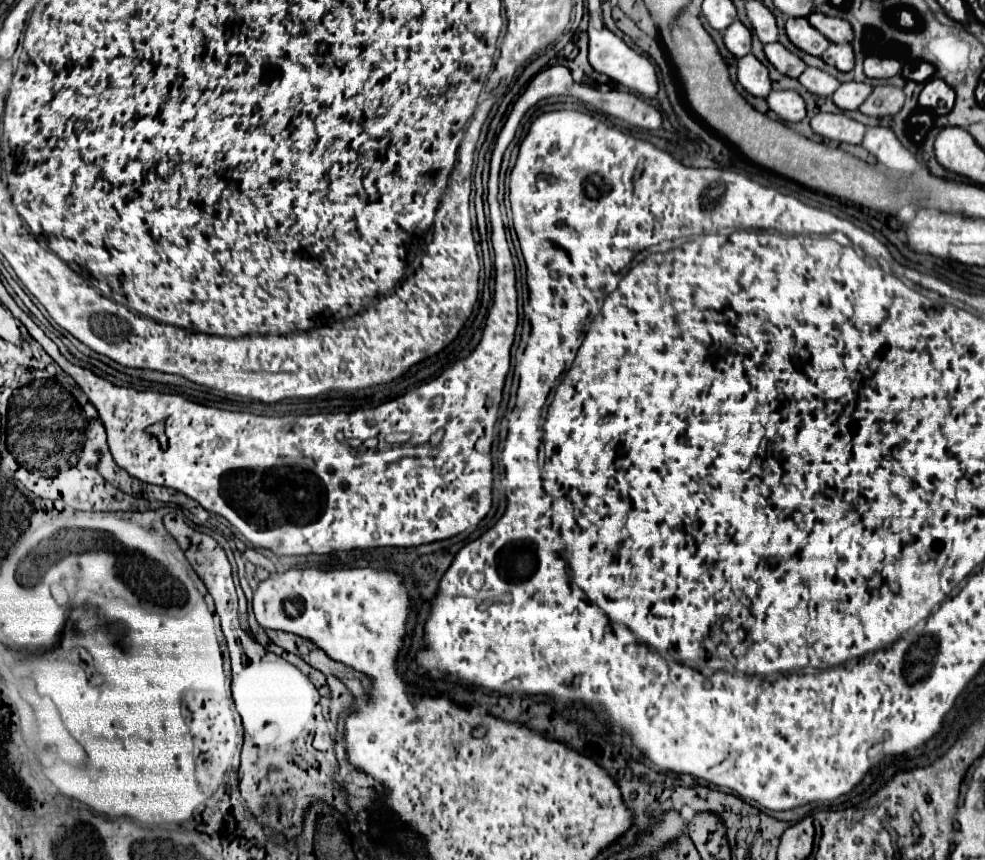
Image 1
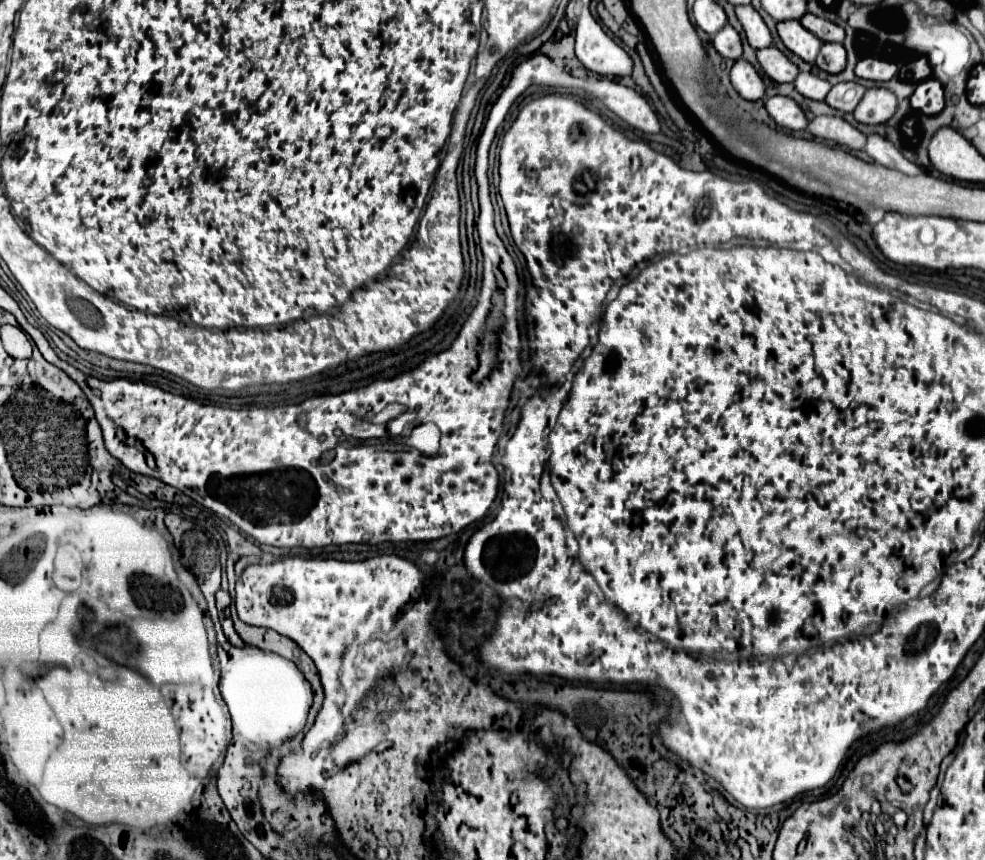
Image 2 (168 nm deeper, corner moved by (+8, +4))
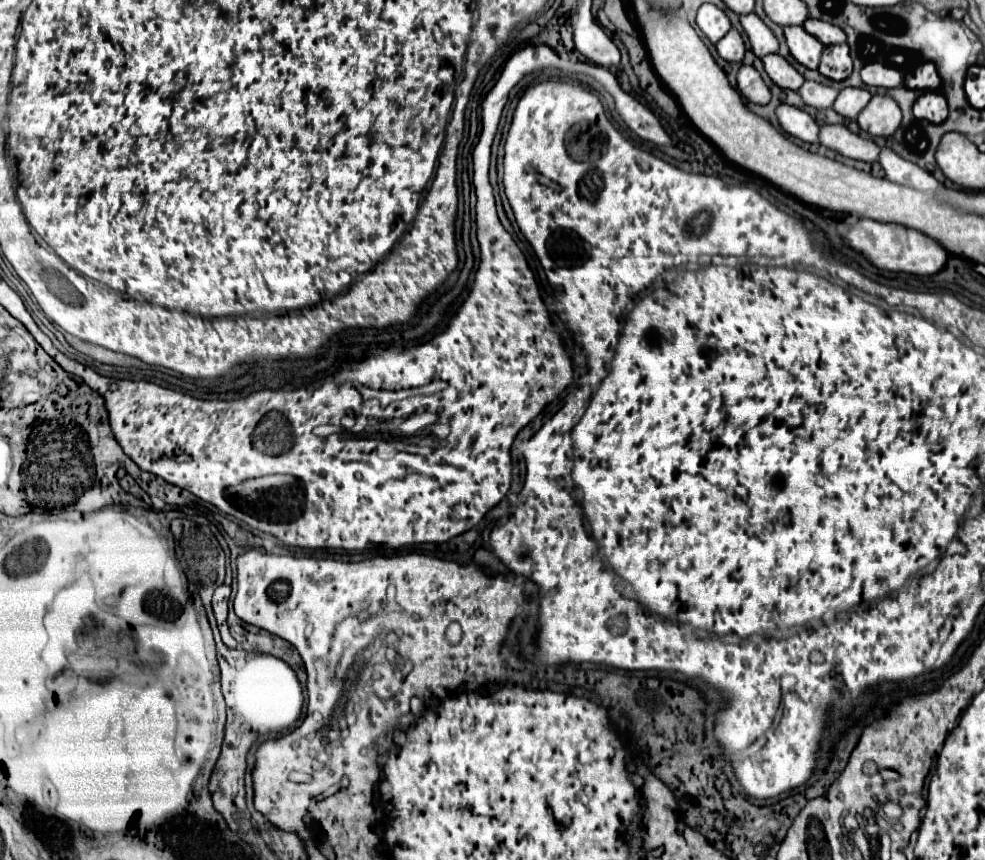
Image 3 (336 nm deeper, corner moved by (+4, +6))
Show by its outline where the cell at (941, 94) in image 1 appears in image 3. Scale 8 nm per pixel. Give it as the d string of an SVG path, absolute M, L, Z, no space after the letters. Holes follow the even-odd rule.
M934 91L922 93L916 99L916 103L914 103L914 117L930 121L934 125L946 121L946 117L948 117L948 103L946 103L944 95L934 93Z

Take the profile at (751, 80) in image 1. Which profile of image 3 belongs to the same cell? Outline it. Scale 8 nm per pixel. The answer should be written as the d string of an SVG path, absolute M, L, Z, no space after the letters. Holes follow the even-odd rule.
M748 65L740 67L738 89L748 101L752 101L756 105L768 105L768 101L770 101L770 89L764 85L760 73L754 67L748 67Z

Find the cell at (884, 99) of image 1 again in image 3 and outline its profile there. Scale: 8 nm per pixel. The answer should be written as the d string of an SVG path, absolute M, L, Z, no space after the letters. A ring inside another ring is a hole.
M874 95L856 121L860 129L872 137L890 137L900 127L902 113L892 97Z

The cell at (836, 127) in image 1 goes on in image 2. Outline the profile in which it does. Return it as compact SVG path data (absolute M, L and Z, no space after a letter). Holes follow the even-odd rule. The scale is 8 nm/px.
M828 115L814 117L808 123L808 131L814 137L836 141L838 145L844 145L848 149L864 149L866 143L866 135L856 127L852 127L848 121L844 121L842 117L828 117Z

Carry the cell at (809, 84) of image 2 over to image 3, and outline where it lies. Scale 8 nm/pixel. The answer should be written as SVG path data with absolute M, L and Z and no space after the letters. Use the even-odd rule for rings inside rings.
M804 81L804 85L800 87L800 97L806 105L822 111L822 109L830 109L834 99L838 97L838 91L834 91L828 85L816 83L816 81Z

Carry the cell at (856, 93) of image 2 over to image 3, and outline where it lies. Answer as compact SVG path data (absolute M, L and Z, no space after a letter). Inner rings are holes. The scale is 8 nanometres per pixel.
M846 87L840 91L838 99L834 101L834 111L844 115L846 119L856 119L858 113L868 105L870 101L870 93L866 89L854 89L854 87Z

